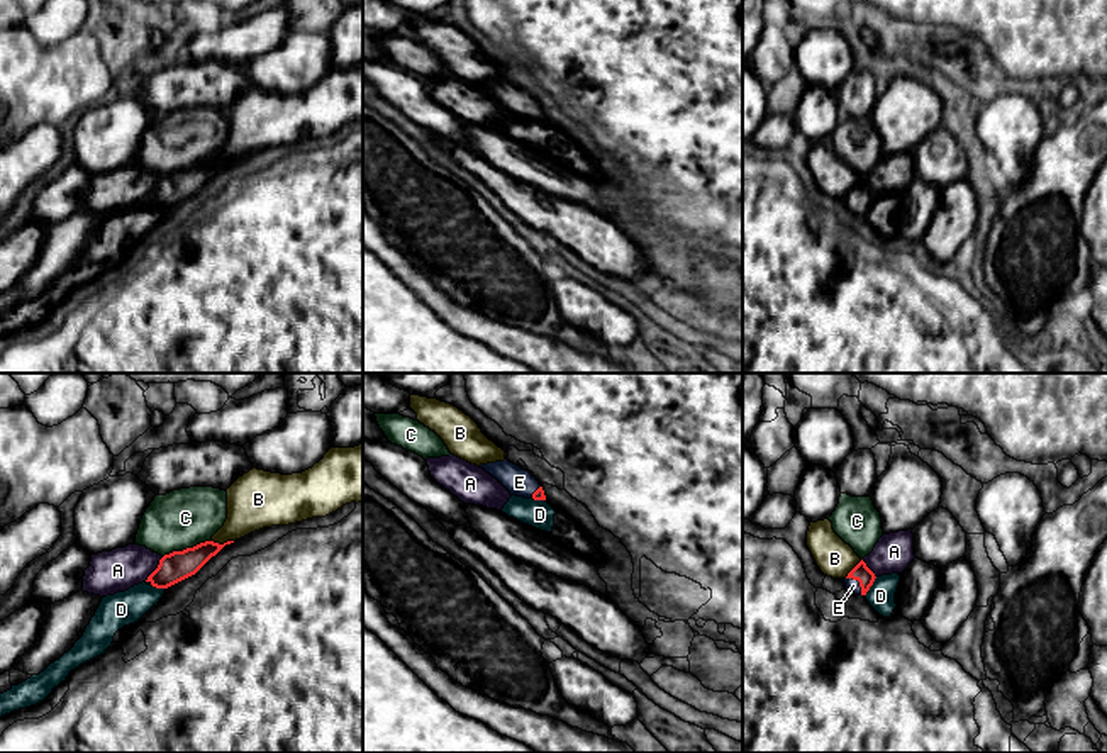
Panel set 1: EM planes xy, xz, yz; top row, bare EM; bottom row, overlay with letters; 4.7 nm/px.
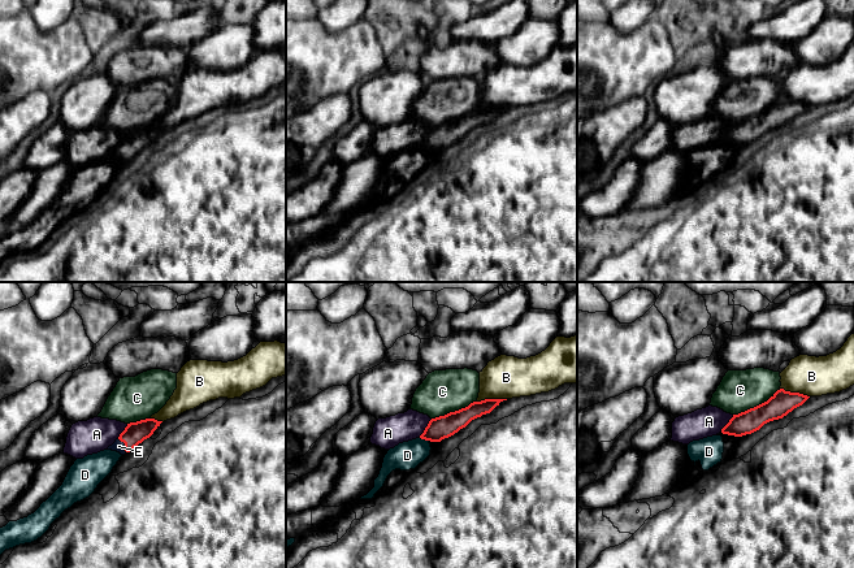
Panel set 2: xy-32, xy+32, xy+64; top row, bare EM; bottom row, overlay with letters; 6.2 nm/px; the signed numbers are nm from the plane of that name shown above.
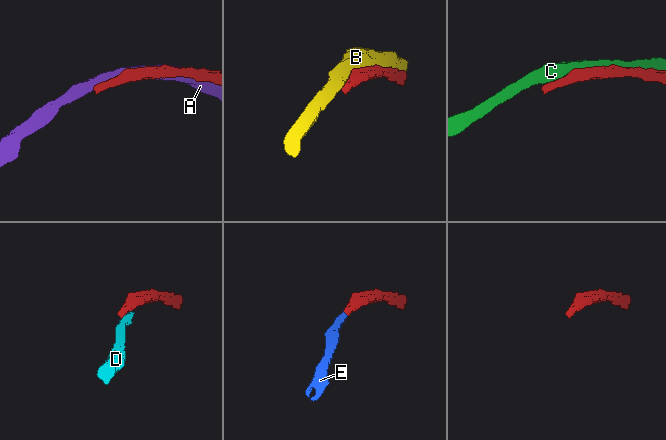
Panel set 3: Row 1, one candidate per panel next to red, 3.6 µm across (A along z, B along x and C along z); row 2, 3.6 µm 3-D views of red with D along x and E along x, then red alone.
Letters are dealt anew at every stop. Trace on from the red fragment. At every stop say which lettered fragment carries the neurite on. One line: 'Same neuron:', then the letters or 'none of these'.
Same neuron: E

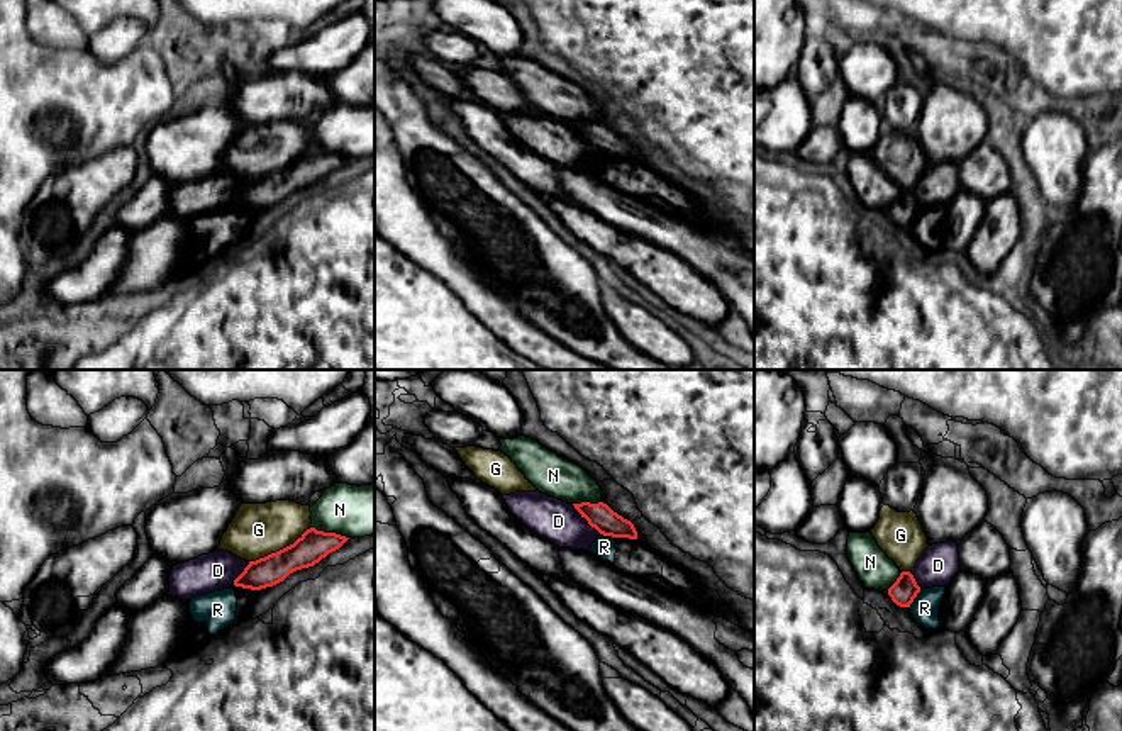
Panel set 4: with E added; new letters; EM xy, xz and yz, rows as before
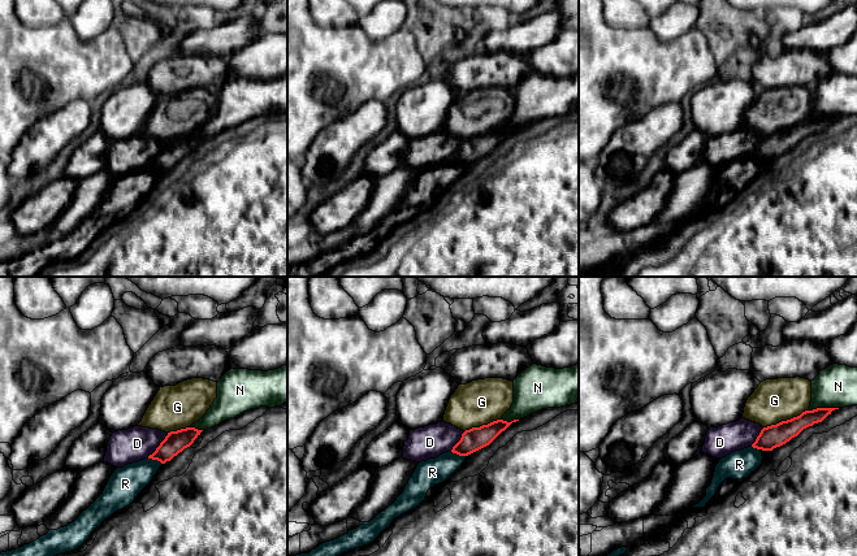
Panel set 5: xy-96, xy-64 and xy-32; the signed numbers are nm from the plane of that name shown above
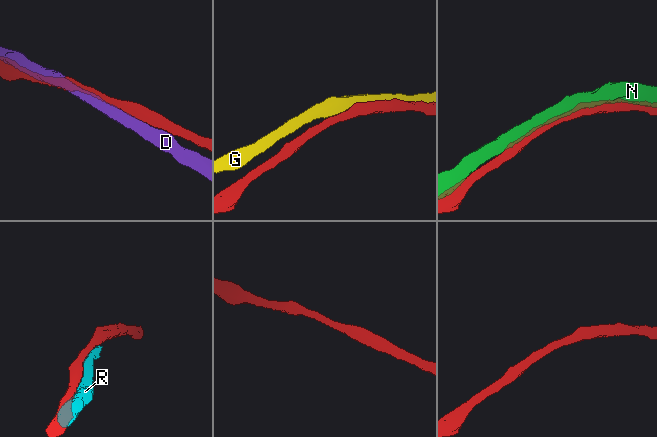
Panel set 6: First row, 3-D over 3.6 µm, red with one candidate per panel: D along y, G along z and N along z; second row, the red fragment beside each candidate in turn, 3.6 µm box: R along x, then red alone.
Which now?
Same neuron: none of these

